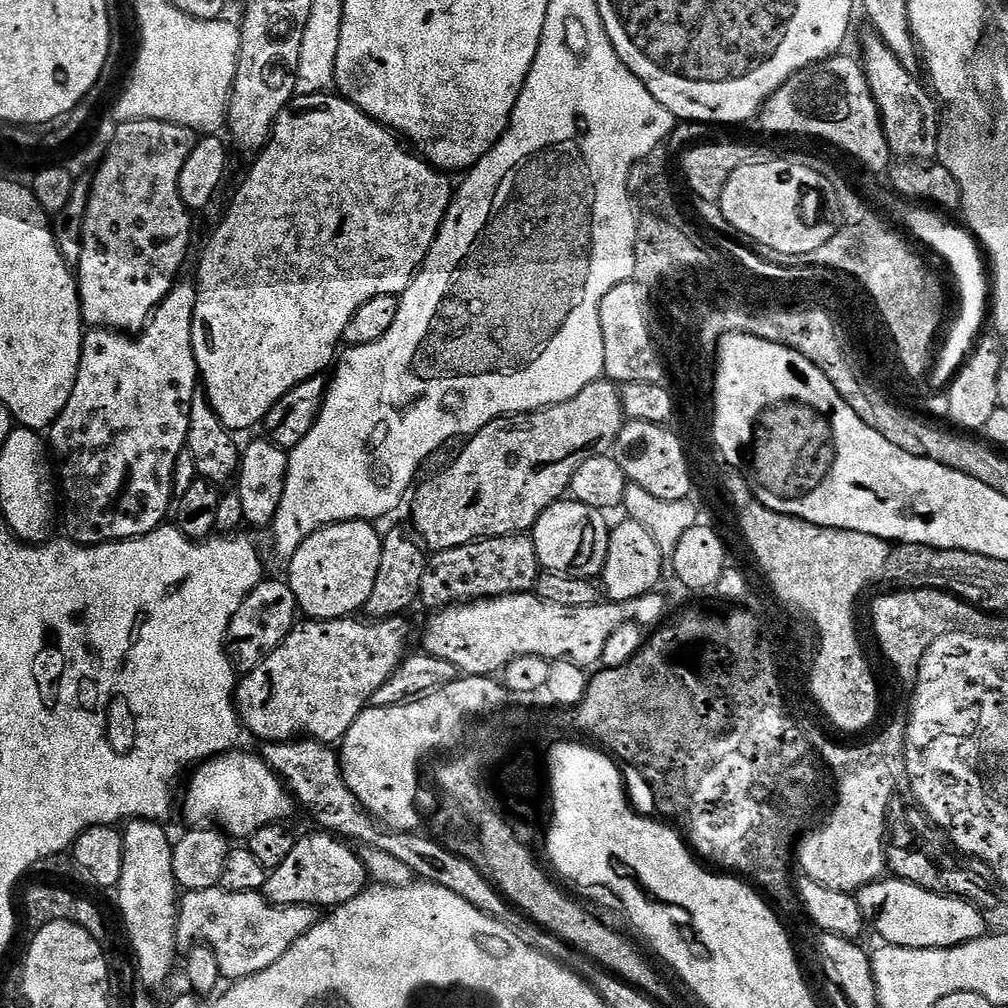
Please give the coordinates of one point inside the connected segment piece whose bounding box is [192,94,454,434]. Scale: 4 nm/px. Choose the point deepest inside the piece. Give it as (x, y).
(334, 211)

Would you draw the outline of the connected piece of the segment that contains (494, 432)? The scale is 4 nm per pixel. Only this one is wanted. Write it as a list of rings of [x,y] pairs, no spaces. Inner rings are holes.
[[[607,378],[595,380],[582,394],[539,412],[526,412],[511,418],[492,420],[467,441],[456,461],[442,474],[424,480],[412,500],[412,524],[425,549],[433,553],[486,540],[489,536],[515,536],[527,533],[538,518],[571,489],[574,470],[586,458],[606,456],[616,444],[626,422],[620,401],[620,388]]]

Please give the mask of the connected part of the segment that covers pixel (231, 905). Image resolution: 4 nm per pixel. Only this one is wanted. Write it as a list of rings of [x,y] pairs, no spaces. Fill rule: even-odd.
[[[219,886],[197,892],[185,891],[178,900],[176,943],[180,946],[208,945],[214,950],[221,977],[235,982],[274,966],[298,938],[316,925],[317,919],[317,909],[271,904],[263,891],[231,892]]]

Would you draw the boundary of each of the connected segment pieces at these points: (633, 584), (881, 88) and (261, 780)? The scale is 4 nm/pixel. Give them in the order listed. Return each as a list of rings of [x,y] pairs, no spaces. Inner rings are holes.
[[[629,518],[621,524],[613,523],[608,533],[608,549],[602,573],[602,592],[611,603],[630,602],[642,598],[648,592],[657,591],[656,583],[666,572],[666,559],[658,548],[654,535],[645,526]]]
[[[868,34],[864,40],[862,67],[872,97],[876,99],[886,142],[893,157],[900,159],[901,156],[900,160],[904,162],[935,161],[940,150],[942,116],[933,93],[925,87],[922,80],[920,85],[917,73],[911,68],[904,68],[902,62],[898,62],[898,58],[890,50],[890,46],[886,46],[884,39],[875,34]]]
[[[233,750],[224,753],[223,756],[214,756],[210,760],[203,761],[191,773],[192,781],[189,782],[188,793],[184,796],[184,816],[189,820],[189,825],[215,826],[229,837],[247,838],[262,830],[264,826],[279,824],[289,819],[287,816],[291,814],[292,808],[294,809],[291,792],[285,788],[275,770],[264,761],[263,755],[251,756],[248,752],[240,751]]]

